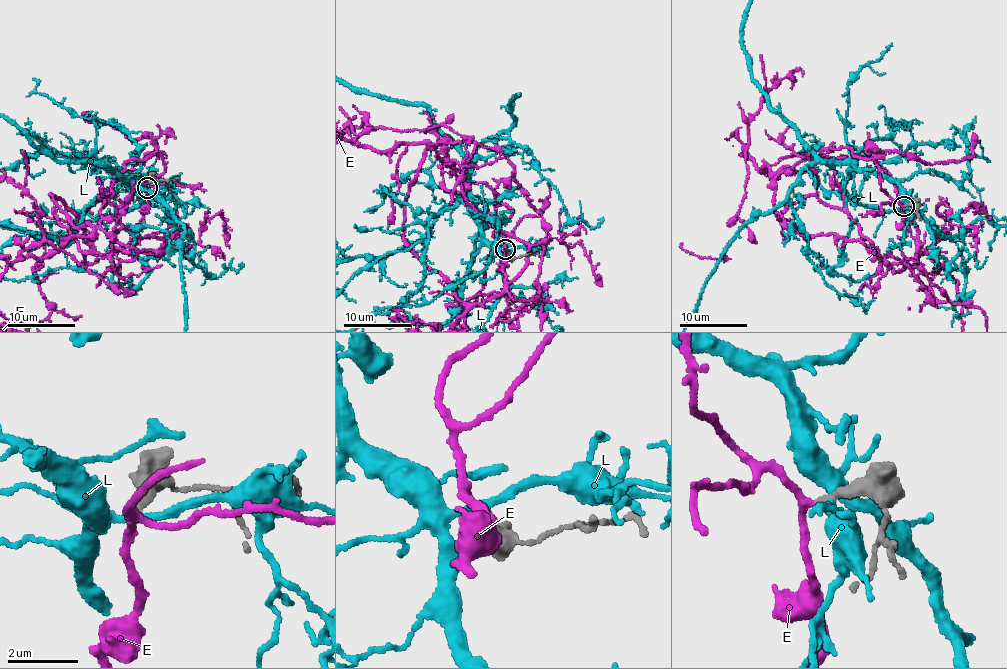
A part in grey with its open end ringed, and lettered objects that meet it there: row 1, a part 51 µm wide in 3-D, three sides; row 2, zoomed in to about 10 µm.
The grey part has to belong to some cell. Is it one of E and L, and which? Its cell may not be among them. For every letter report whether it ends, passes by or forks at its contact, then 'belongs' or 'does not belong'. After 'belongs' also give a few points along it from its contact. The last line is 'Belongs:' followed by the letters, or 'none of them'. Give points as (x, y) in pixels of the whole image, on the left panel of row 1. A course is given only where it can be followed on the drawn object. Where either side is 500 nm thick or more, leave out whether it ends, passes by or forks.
E: it passes by; belongs
L: it passes by; does not belong
Belongs: E

